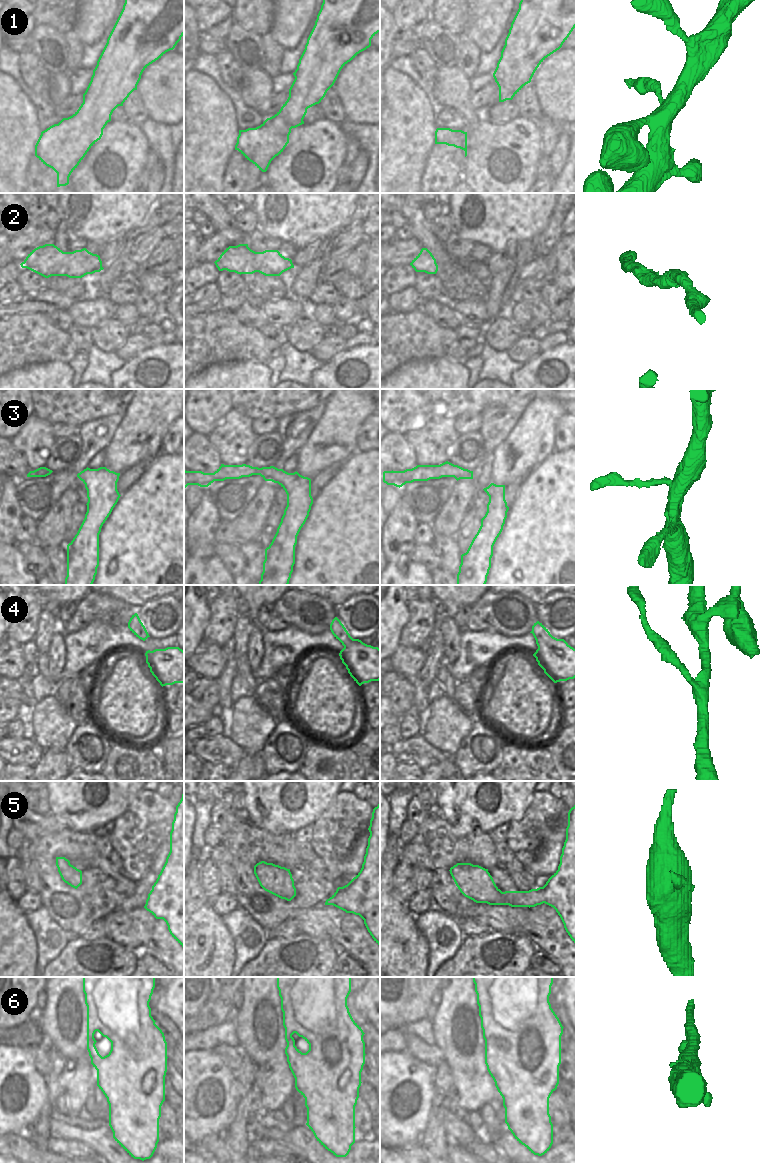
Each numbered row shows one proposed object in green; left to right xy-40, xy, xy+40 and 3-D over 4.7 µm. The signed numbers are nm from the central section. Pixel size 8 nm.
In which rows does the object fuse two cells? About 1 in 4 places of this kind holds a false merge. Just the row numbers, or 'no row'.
4

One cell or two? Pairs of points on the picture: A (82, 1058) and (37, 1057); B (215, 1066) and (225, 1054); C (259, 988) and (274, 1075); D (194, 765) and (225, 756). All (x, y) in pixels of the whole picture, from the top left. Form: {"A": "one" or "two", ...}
{"A": "two", "B": "two", "C": "one", "D": "two"}

